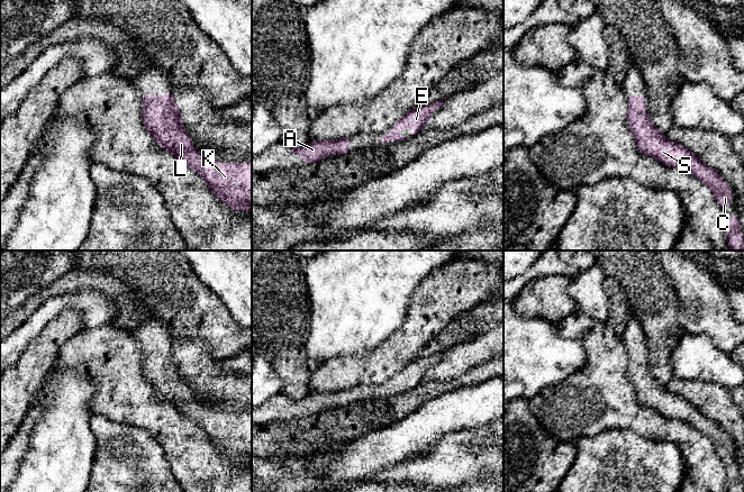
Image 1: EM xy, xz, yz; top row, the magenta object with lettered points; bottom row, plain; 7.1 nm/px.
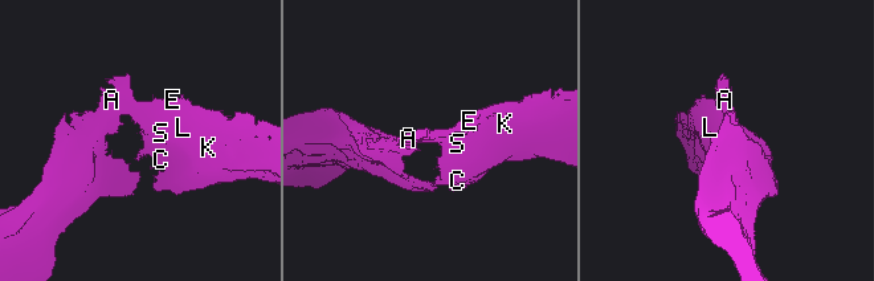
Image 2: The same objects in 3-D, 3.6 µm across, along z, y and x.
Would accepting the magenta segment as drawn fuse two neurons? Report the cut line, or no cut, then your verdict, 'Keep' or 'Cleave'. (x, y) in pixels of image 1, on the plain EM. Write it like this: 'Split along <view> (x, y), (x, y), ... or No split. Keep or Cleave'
No split. Keep

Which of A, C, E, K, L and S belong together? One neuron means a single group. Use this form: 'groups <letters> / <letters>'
groups A C E K L S

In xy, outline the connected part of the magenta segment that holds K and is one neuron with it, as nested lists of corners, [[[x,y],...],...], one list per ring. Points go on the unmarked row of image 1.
[[[173,345],[165,347],[143,347],[144,379],[155,391],[157,398],[170,402],[180,413],[187,416],[202,428],[211,444],[233,463],[252,463],[252,413],[217,414],[203,410],[192,398],[192,389],[183,381],[183,371]]]

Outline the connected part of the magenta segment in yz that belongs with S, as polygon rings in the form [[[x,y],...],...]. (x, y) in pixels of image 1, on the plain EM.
[[[645,345],[627,347],[628,379],[637,401],[647,408],[659,411],[668,418],[680,419],[705,435],[714,445],[722,461],[731,458],[732,439],[714,420],[704,416],[699,409],[683,397],[671,393],[663,386],[645,363]]]

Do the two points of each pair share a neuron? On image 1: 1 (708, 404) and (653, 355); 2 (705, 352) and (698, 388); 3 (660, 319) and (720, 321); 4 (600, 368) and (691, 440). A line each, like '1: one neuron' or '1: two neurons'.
1: two neurons
2: two neurons
3: two neurons
4: one neuron

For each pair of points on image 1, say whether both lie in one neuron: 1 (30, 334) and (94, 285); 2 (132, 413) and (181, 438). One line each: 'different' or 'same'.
1: different
2: same

